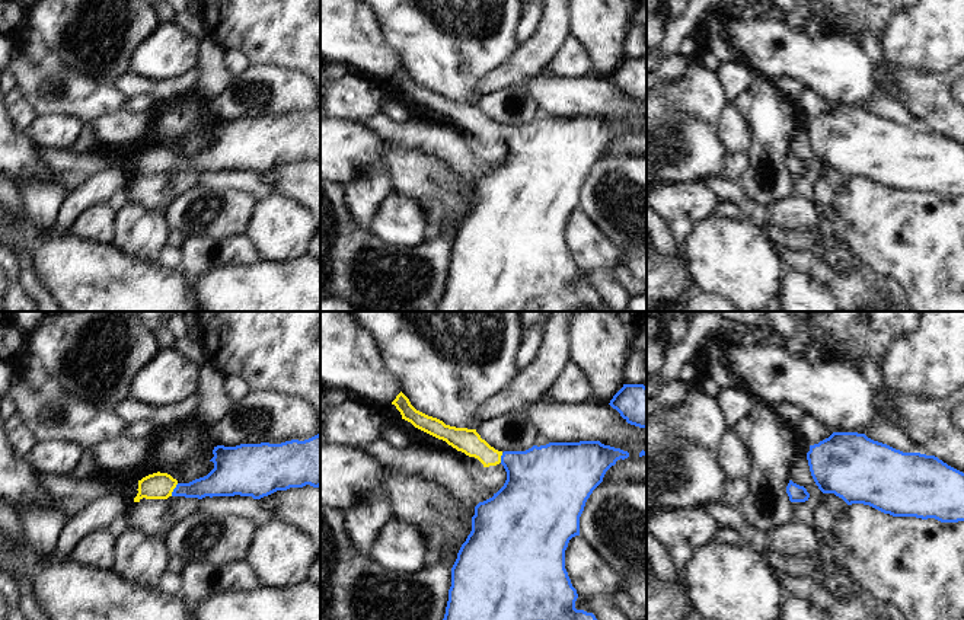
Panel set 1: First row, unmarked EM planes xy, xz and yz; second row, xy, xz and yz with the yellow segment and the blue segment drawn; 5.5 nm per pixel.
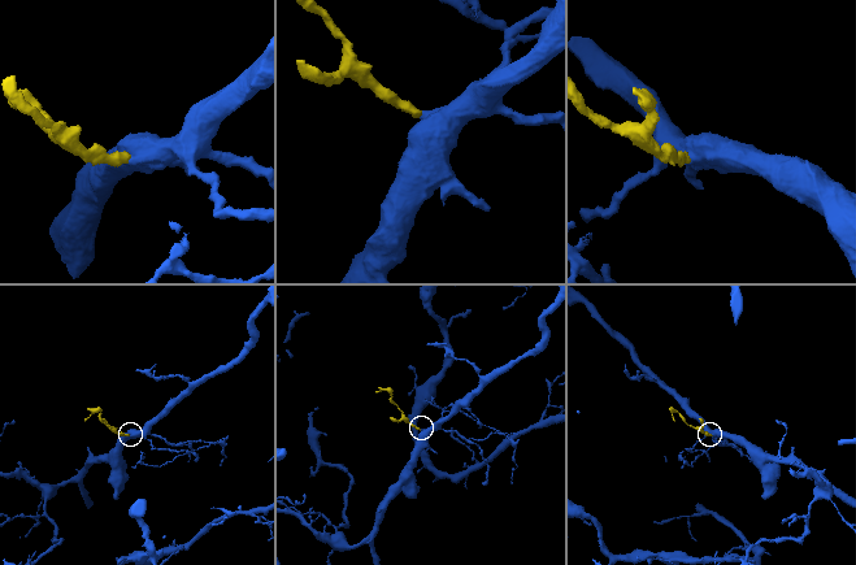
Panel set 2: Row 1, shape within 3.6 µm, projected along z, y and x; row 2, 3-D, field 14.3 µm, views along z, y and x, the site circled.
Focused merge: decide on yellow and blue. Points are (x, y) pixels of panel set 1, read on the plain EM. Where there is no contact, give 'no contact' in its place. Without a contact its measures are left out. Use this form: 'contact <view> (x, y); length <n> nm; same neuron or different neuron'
contact xy (174, 162); length 80 nm; same neuron

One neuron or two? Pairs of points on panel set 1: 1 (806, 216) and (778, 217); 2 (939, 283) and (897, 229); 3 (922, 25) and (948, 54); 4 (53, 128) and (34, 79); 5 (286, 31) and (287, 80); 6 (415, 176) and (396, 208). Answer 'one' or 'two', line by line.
1: one
2: one
3: one
4: two
5: two
6: two

